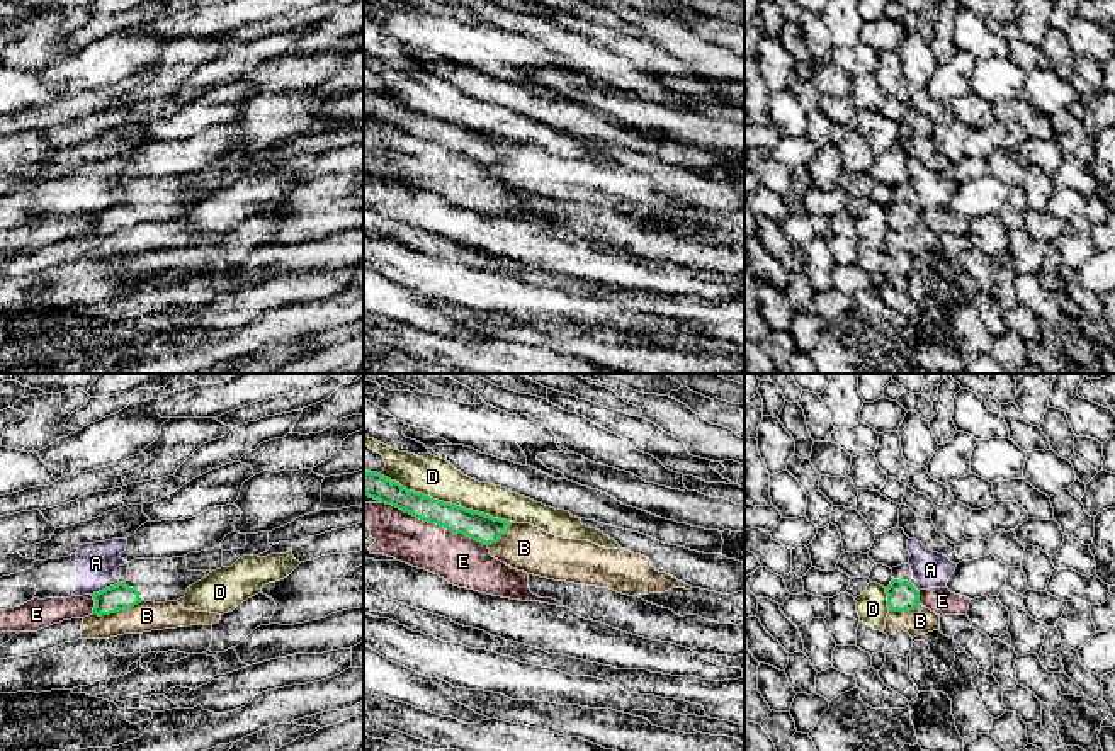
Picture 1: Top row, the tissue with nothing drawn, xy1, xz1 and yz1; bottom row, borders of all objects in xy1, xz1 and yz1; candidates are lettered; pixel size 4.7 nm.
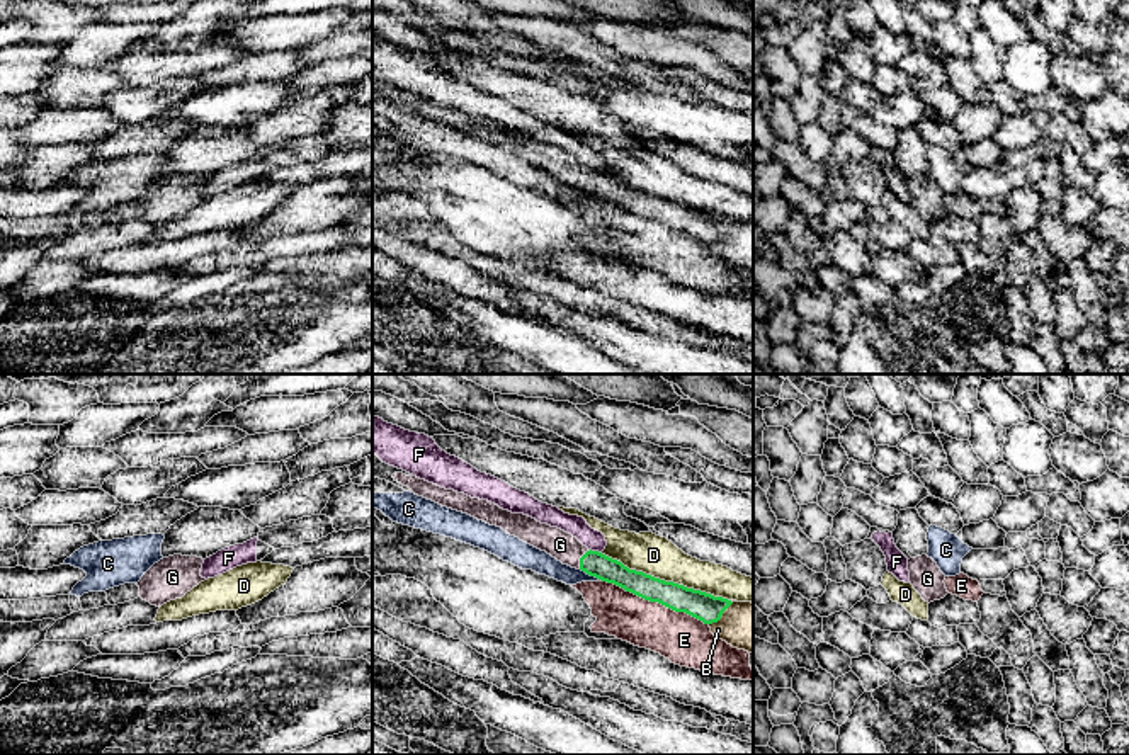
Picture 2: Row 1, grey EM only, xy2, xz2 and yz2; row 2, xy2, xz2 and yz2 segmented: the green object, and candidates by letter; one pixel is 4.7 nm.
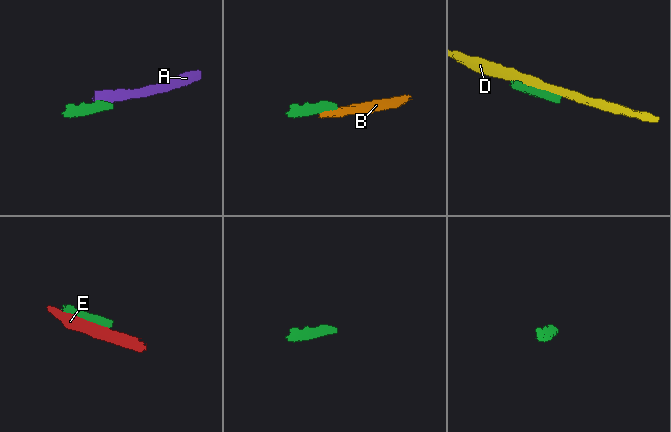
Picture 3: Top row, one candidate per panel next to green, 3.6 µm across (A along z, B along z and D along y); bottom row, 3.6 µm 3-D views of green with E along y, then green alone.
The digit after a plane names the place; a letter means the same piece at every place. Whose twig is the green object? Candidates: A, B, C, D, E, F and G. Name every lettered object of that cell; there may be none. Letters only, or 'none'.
G

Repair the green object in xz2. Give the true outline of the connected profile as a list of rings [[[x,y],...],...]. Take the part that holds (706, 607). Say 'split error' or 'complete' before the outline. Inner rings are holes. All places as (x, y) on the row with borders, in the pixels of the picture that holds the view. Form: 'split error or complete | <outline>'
split error | [[[394,473],[393,478],[418,497],[468,514],[490,525],[502,527],[507,534],[546,551],[563,565],[582,570],[602,582],[614,583],[644,600],[658,602],[675,612],[685,612],[704,624],[718,622],[723,612],[733,604],[723,597],[714,597],[701,590],[655,578],[643,571],[629,570],[621,561],[588,549],[576,537],[558,527],[541,524],[524,514],[512,514],[488,500],[471,498],[464,493],[445,490],[403,473]]]

